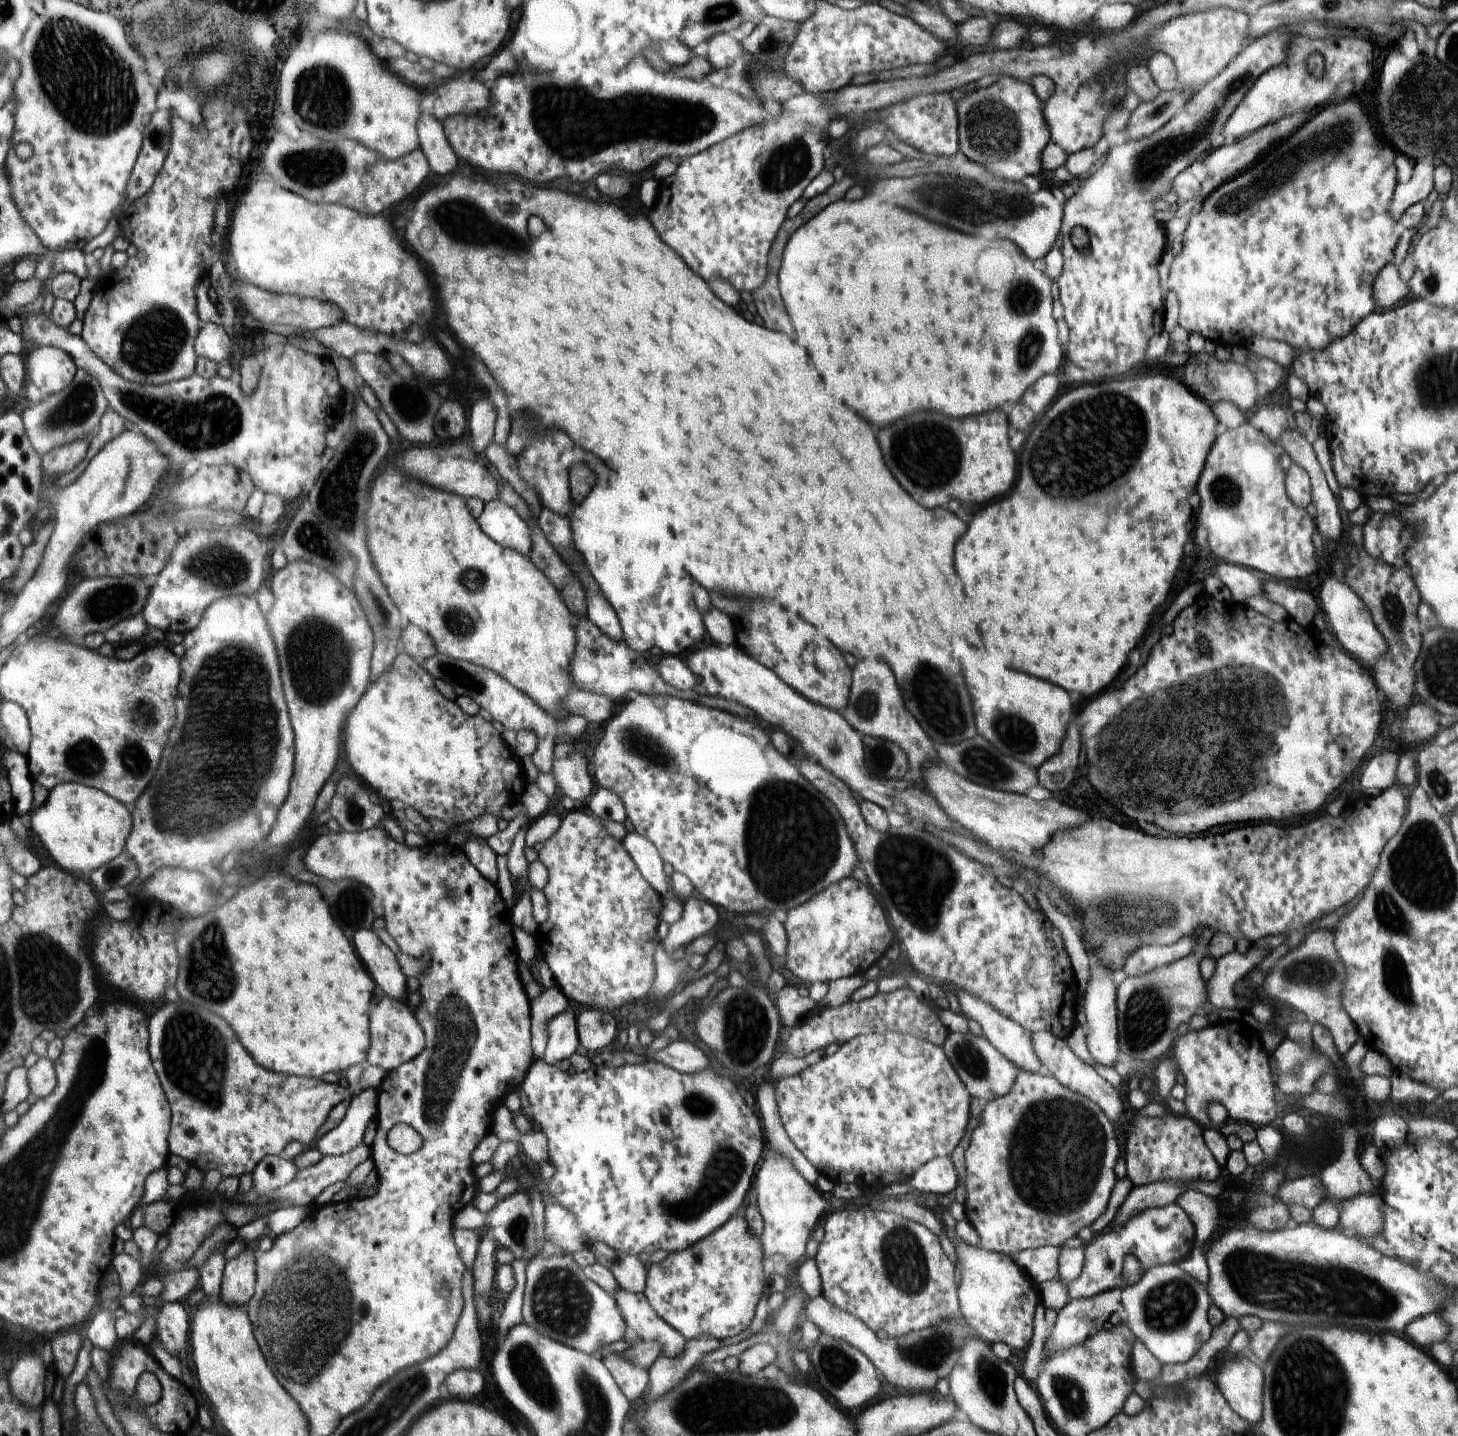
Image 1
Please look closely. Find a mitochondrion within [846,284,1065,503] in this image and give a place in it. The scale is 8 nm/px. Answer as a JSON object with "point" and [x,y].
{"point":[927,453]}

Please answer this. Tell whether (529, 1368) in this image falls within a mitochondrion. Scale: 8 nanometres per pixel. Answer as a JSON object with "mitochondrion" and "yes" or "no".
{"mitochondrion":"yes"}

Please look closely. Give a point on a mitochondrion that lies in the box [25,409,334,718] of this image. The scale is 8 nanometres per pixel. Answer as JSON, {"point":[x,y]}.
{"point":[217,564]}

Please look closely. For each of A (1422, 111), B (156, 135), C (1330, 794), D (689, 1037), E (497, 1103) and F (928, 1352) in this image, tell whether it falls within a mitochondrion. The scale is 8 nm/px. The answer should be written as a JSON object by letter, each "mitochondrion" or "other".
{"A":"mitochondrion","B":"mitochondrion","C":"other","D":"other","E":"other","F":"mitochondrion"}

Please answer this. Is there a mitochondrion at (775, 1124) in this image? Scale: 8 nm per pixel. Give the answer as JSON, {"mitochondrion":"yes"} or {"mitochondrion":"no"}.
{"mitochondrion":"no"}

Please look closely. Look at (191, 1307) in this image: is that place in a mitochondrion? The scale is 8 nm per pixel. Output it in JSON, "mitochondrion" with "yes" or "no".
{"mitochondrion":"no"}

